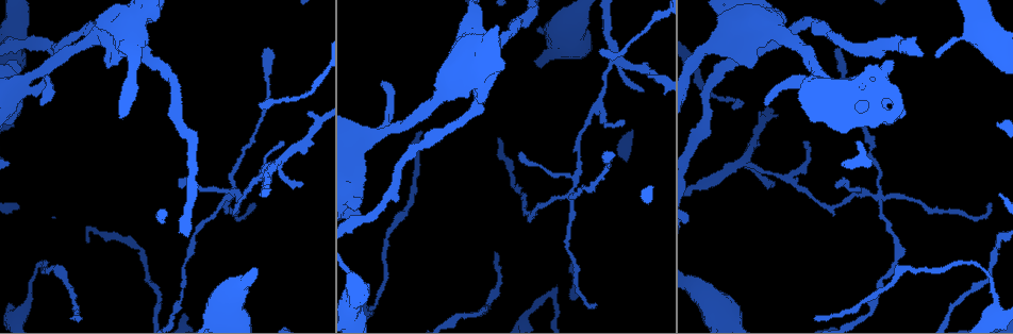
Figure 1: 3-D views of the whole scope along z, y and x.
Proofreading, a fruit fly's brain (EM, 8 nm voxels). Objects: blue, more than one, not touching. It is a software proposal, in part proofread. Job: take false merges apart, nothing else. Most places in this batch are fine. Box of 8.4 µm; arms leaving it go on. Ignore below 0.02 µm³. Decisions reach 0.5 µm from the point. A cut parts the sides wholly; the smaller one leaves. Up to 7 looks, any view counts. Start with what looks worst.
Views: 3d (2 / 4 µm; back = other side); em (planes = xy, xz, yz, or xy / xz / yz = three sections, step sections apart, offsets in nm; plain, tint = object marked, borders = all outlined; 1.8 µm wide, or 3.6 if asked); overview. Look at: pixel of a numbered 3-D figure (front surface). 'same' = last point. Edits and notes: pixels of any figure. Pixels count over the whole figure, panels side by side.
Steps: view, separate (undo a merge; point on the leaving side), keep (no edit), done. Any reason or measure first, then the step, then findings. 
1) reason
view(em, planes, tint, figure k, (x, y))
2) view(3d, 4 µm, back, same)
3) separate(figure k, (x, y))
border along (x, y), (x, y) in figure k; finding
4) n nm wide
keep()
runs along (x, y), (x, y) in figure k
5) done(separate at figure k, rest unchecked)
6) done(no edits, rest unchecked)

narrows sharply
view(3d, 4 µm, figure 1, (477, 111))

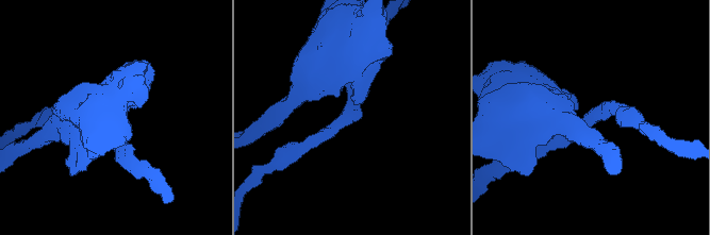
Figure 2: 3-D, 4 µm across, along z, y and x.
3 arms; arms of 220, 220, 440 nm
view(em, planes, tint, figure 2, (589, 118))

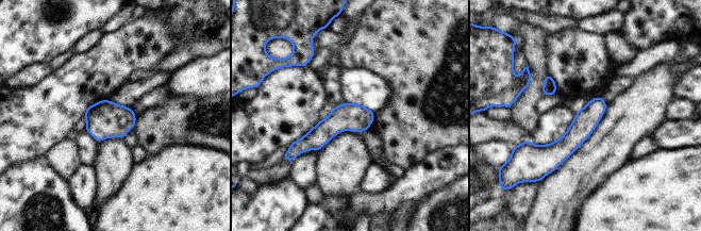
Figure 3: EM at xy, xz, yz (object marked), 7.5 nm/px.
keep()
runs along (371, 115), (343, 117), (296, 151) in figure 3; one neuron here

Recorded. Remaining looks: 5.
four-way junction
view(3d, 2 µm, figure 1, (566, 196))

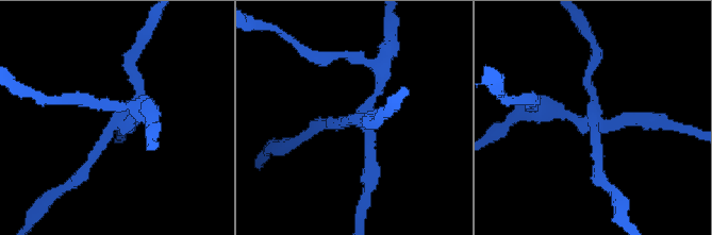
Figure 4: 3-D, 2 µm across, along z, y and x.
shape alone is not enough
view(em, planes, tint, figure 4, (129, 117))

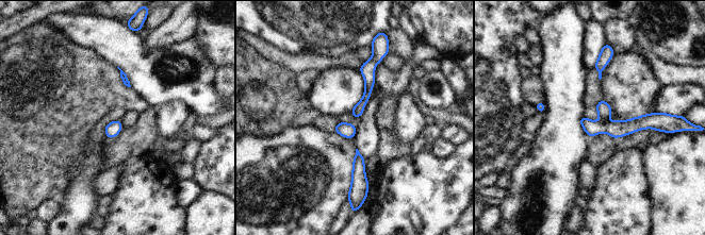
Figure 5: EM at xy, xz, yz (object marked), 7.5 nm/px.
separate(figure 5, (622, 128))
two neurons meet here

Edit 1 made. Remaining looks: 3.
redraw
view(overview)

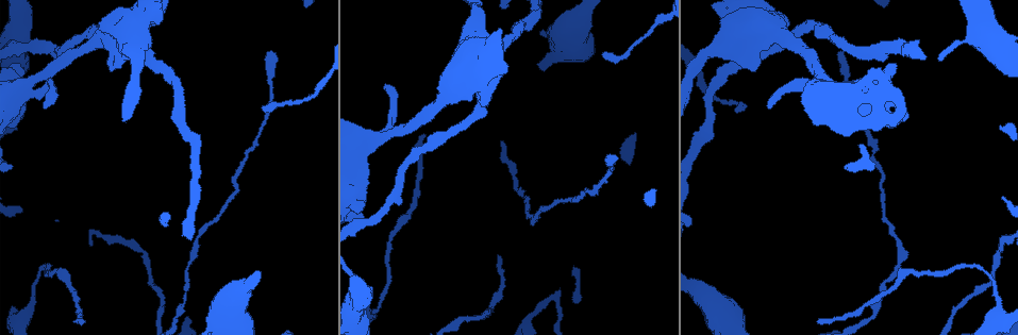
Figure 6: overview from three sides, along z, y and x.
thin arm on a thick one
view(3d, 4 µm, back, figure 6, (372, 138))

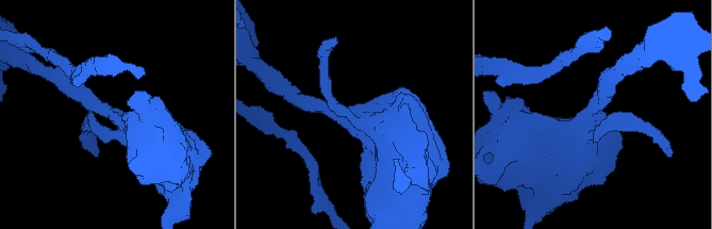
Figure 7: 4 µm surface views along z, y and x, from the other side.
3 arms; arms of 160, 220, 900 nm
view(em, 3.6 µm, planes, tint, figure 7, (355, 120))

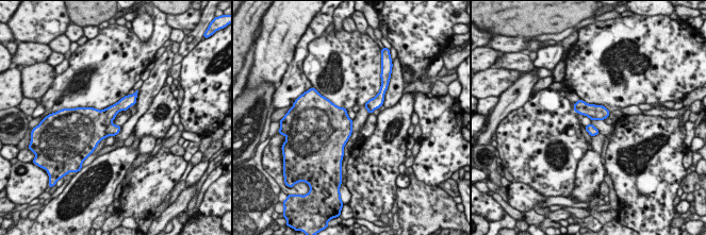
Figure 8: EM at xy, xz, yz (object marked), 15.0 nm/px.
keep()
continuous, no second neuron

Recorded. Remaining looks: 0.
done(separate at figure 5, rest unchecked)

